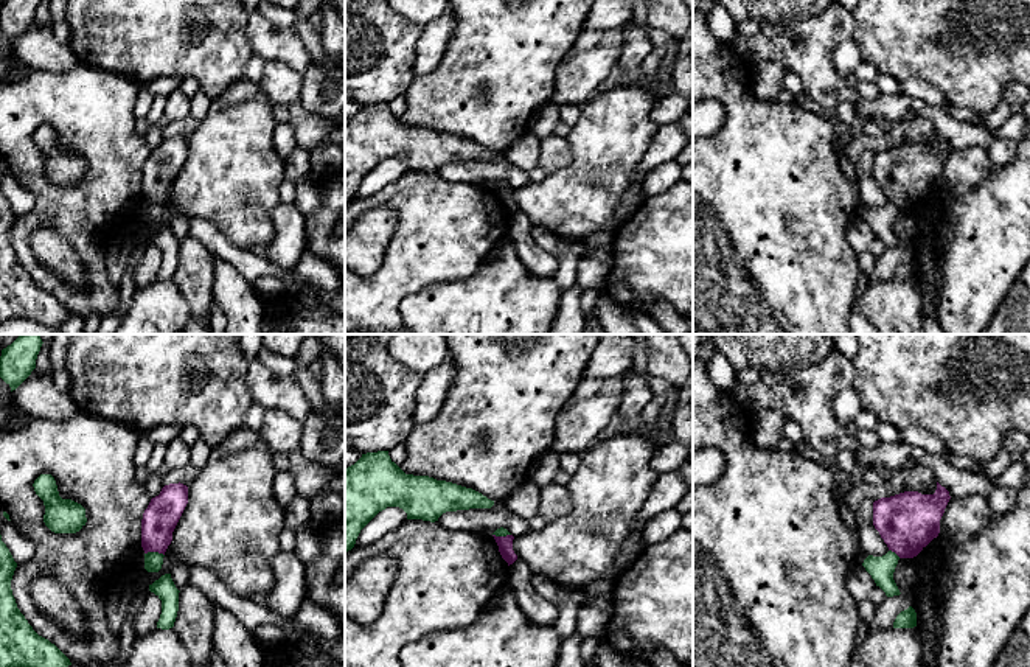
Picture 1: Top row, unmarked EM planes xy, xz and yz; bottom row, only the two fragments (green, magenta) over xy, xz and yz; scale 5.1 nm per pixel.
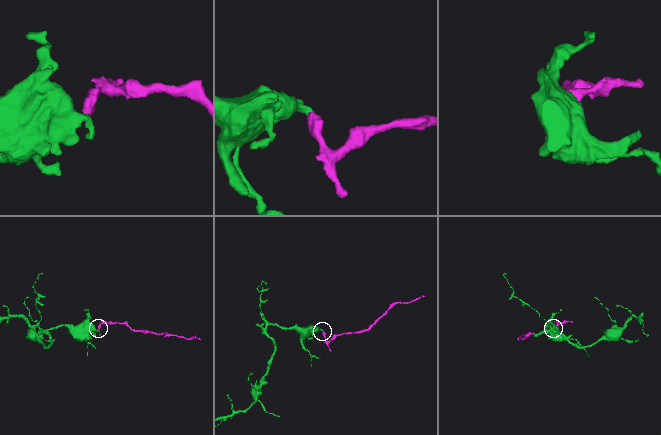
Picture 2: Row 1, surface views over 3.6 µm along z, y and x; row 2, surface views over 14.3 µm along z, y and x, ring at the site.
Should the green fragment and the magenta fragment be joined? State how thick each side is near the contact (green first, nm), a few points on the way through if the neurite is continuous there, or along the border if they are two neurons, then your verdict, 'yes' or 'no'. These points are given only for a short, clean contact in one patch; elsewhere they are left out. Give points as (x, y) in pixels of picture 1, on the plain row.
100 nm thick on the green side, 180 nm on the other; border along xy (145, 204), (160, 204), (163, 207); no

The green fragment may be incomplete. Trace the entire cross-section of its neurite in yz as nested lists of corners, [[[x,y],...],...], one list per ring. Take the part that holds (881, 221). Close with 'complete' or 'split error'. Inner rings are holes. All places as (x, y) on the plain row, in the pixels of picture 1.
[[[889,202],[882,208],[868,207],[862,215],[865,222],[875,232],[876,238],[879,238],[887,249],[901,246],[893,232],[893,224],[898,216],[898,211],[900,208],[895,204]]] | complete

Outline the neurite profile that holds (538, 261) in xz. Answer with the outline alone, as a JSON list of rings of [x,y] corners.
[[[517,210],[508,218],[506,238],[514,244],[525,269],[534,277],[553,278],[558,260],[534,241],[531,230],[533,224],[524,211]]]

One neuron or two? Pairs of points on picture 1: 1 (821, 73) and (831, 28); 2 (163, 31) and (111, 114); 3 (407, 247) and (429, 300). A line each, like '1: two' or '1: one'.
1: one
2: two
3: two

